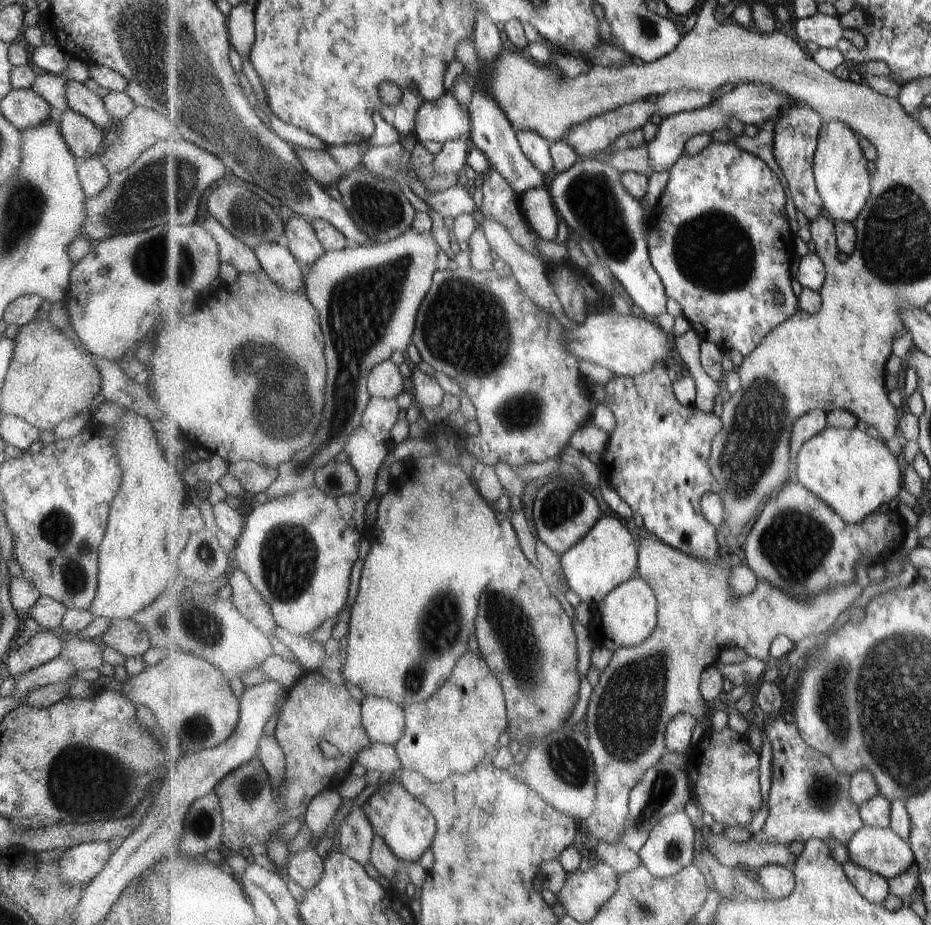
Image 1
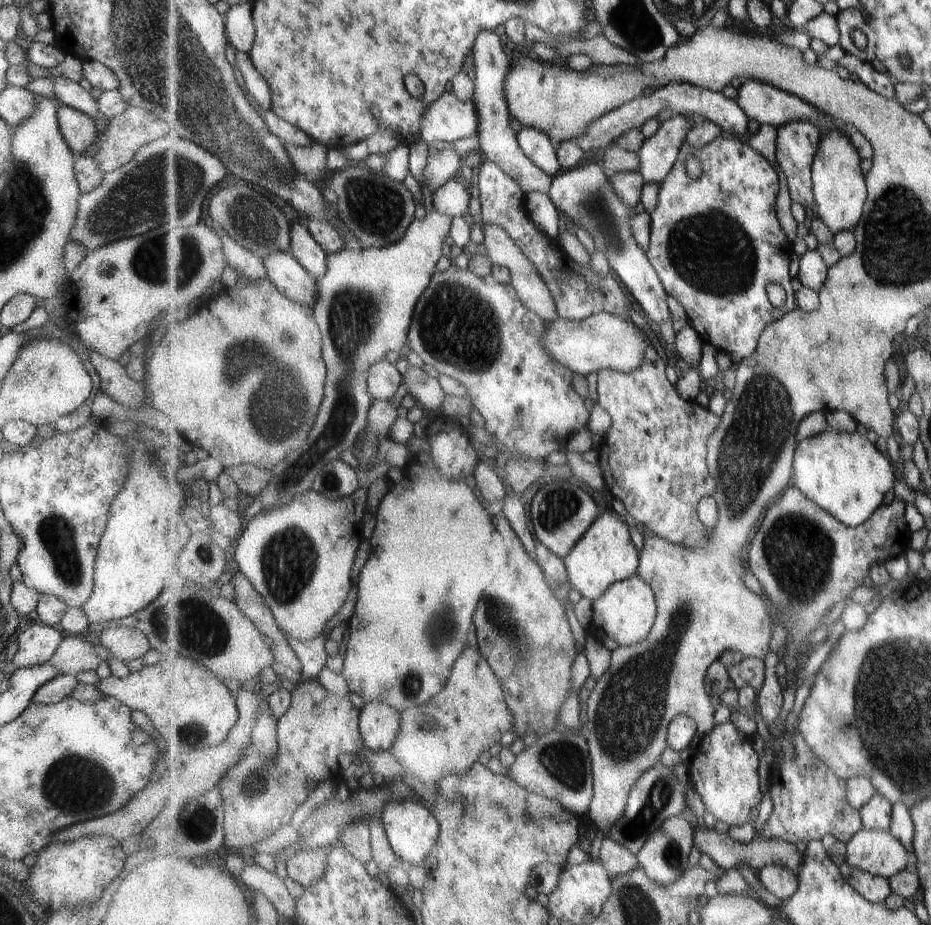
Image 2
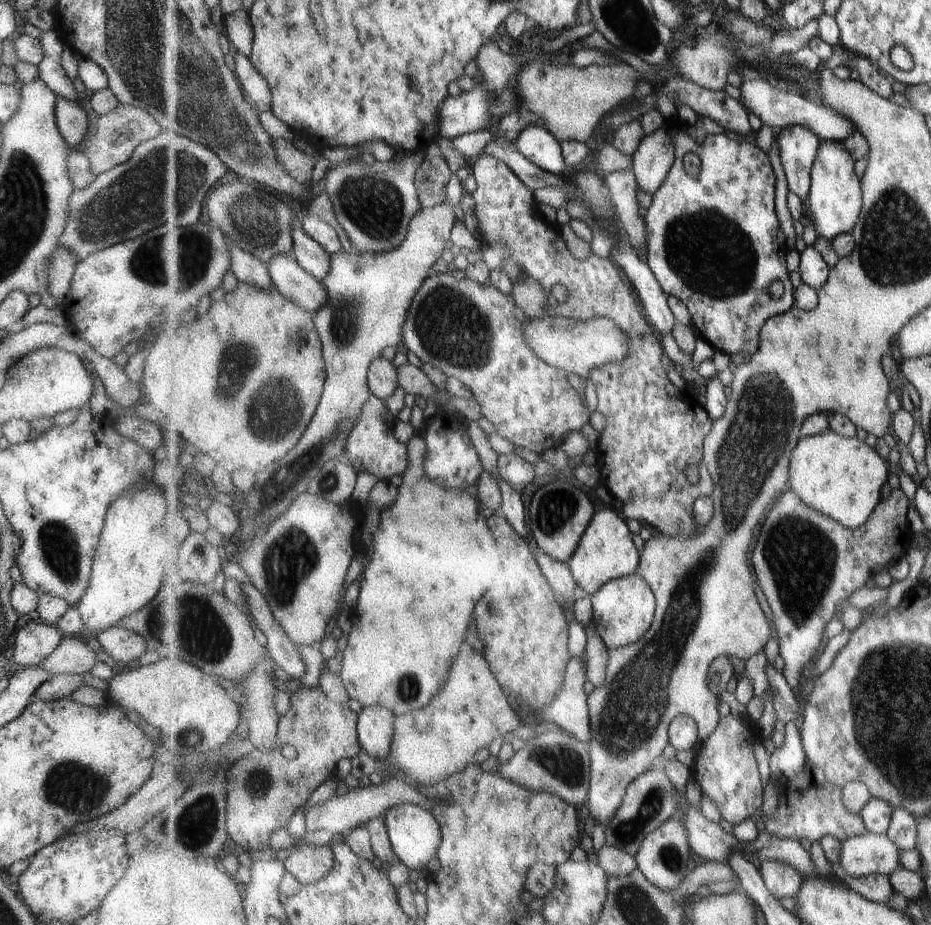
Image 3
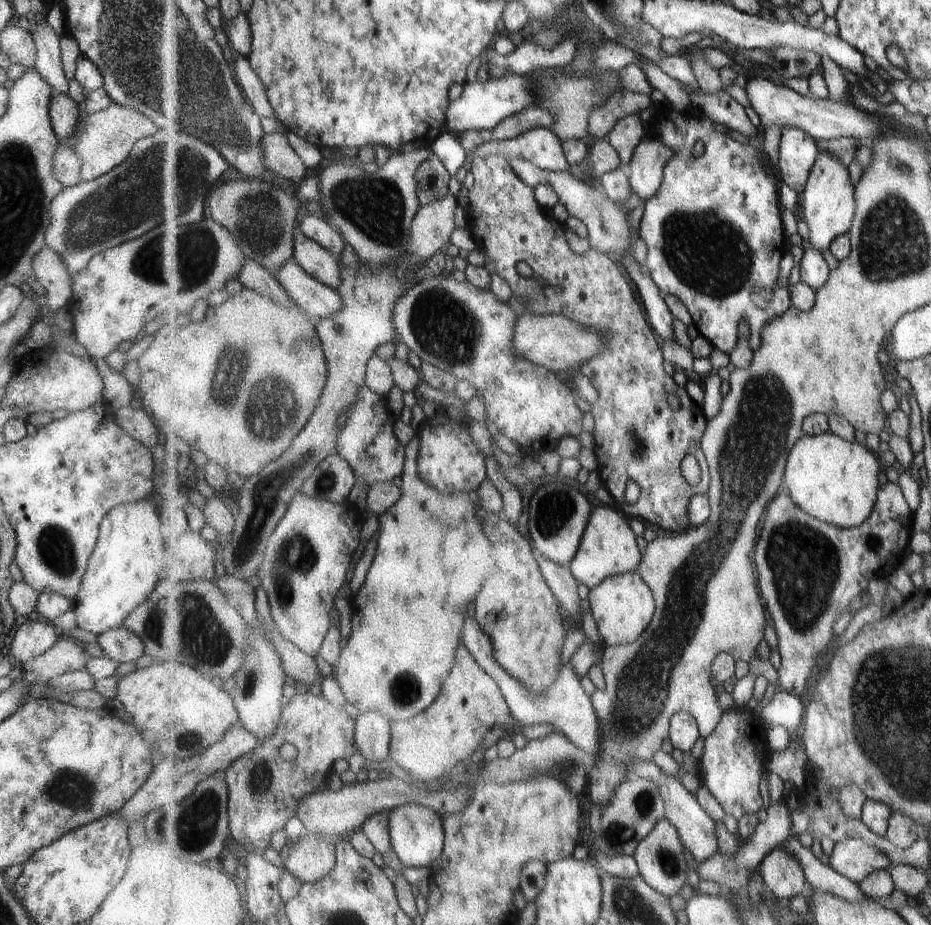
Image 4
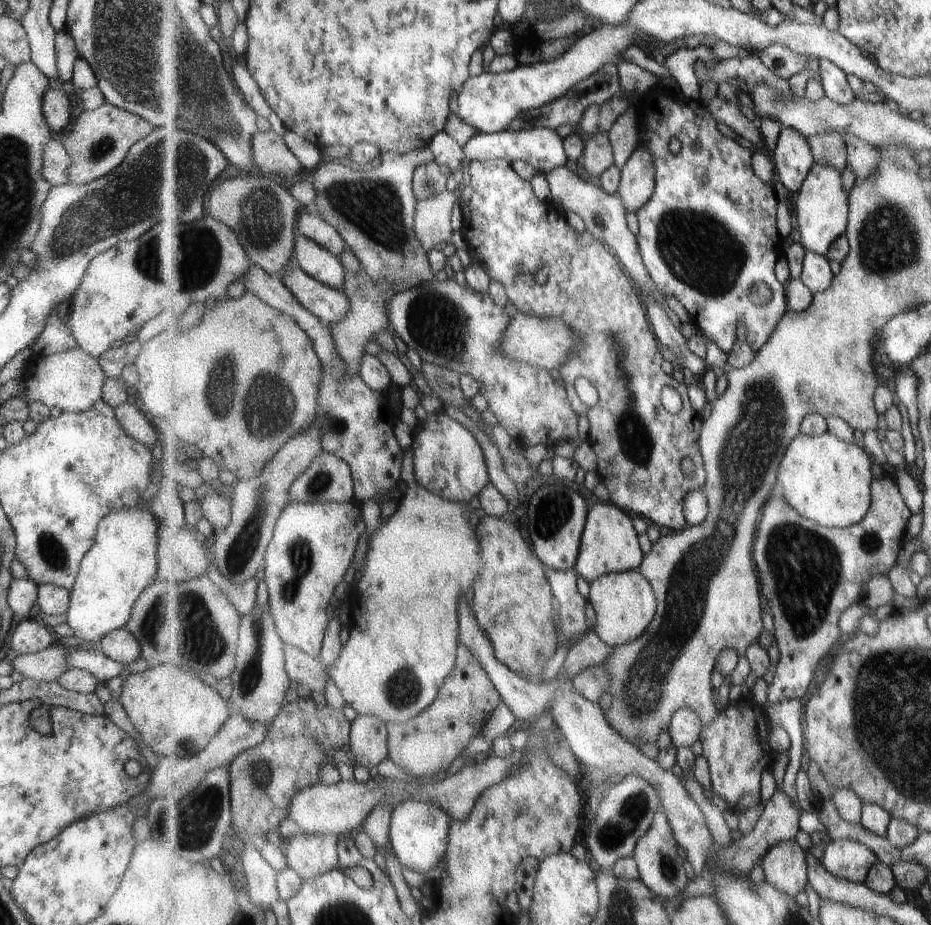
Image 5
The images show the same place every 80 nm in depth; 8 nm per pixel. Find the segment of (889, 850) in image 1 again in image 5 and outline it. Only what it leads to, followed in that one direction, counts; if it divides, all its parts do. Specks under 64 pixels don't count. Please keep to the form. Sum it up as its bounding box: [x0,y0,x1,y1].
[821,839,880,883]

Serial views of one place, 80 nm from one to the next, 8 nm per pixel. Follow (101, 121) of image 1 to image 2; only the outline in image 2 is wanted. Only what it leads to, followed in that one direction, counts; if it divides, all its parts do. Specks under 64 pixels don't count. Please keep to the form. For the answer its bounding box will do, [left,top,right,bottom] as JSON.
[49,76,101,120]

